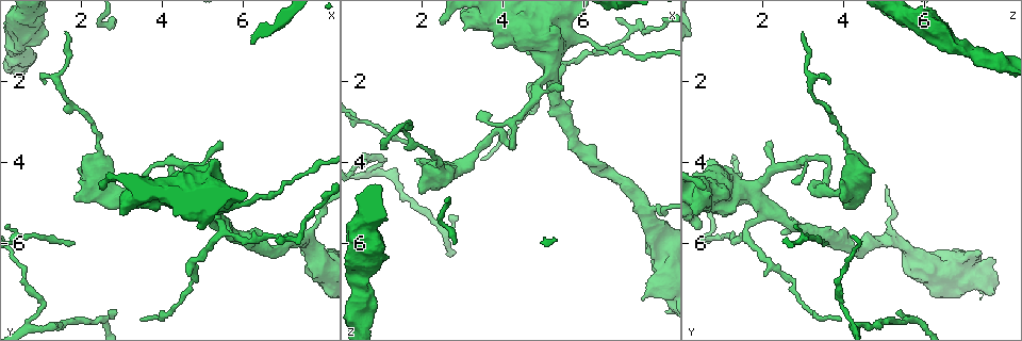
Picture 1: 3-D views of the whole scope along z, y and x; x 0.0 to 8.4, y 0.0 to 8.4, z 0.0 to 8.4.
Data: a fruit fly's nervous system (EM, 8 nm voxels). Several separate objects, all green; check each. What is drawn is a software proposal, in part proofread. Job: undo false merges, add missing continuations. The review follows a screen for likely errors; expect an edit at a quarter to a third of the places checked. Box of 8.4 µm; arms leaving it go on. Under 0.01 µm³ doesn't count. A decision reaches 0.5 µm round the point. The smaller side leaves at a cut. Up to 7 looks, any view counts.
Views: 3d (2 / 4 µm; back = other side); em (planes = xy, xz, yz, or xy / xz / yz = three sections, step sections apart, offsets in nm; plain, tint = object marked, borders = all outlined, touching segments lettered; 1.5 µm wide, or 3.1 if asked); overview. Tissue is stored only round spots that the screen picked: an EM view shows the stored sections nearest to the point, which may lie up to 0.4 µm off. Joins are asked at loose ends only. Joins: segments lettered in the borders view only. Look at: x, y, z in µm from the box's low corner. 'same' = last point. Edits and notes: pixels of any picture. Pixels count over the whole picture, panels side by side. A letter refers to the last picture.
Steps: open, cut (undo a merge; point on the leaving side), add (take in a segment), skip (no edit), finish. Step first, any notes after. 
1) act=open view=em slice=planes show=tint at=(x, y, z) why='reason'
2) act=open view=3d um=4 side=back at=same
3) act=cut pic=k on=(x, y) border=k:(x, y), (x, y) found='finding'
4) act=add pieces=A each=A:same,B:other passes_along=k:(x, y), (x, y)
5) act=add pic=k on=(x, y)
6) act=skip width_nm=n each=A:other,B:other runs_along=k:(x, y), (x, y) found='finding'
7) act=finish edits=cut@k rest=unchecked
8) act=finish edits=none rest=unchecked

act=open view=3d um=2 at=(5.45, 5.75, 1.65) why='arms part here'

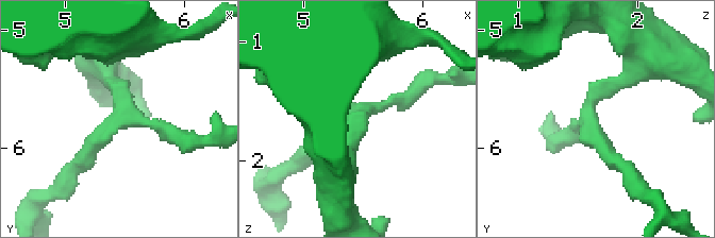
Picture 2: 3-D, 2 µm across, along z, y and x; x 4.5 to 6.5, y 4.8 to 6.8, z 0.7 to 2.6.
act=open view=em slice=planes show=tint at=(5.44, 5.68, 1.62) arms=3

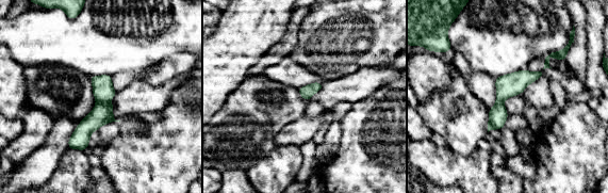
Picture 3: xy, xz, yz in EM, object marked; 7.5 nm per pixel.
act=open view=em slice=planes show=borders at=same

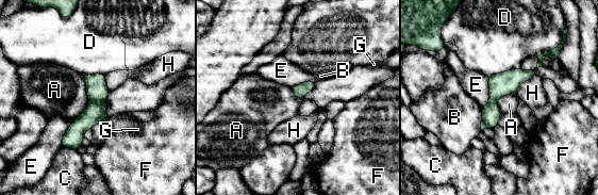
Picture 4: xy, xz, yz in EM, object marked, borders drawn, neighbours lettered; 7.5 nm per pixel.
act=skip each=A:other,B:other,C:other,D:other,E:other,F:other,G:other,H:other runs_along=4:(540, 64), (493, 98), (483, 126) found='continuous, no second neuron'

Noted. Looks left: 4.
act=open view=3d um=2 at=(3.45, 7.90, 4.00) why='end of a long branch'

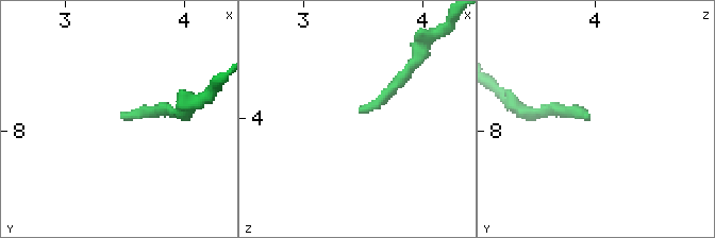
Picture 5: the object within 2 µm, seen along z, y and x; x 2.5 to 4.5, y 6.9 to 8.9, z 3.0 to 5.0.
act=open view=em slice=planes show=borders at=(3.48, 7.90, 3.94) why='shape alone is not enough'

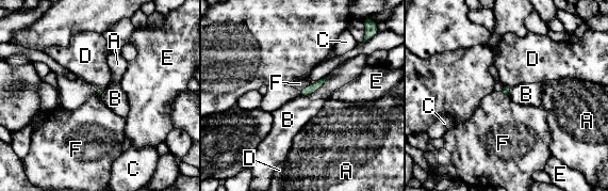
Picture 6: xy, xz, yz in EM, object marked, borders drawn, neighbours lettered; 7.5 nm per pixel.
act=skip each=A:other,B:other,C:other,D:other,E:other,F:other border=6:(316, 81), (299, 91) found='no lettered segment goes on from it'

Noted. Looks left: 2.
act=open view=em slice=planes show=borders at=(1.15, 2.00, 3.70) why='tapers out'

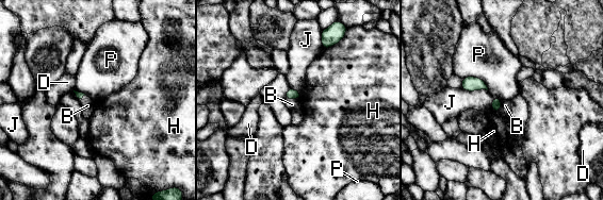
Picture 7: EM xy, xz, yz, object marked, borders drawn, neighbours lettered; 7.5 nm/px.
act=add pic=7 on=(292, 104) each=B:same,D:other,H:other,J:other,P:other found='the neuron continues'

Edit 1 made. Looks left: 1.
act=finish edits=add@7 rest=unchecked

